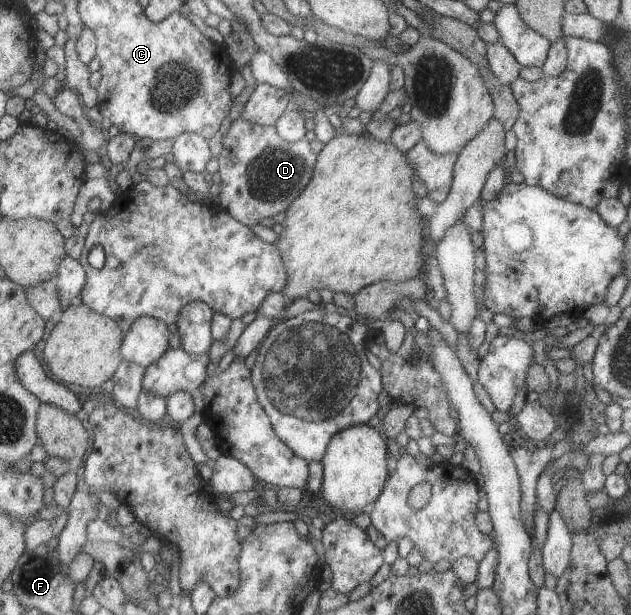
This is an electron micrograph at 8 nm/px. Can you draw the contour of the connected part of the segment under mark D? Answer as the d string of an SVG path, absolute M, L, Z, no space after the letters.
M239 117L222 138L223 150L218 157L221 177L219 205L248 228L262 218L285 212L304 191L312 177L316 154L306 139L287 142L275 132L275 126L250 124Z

